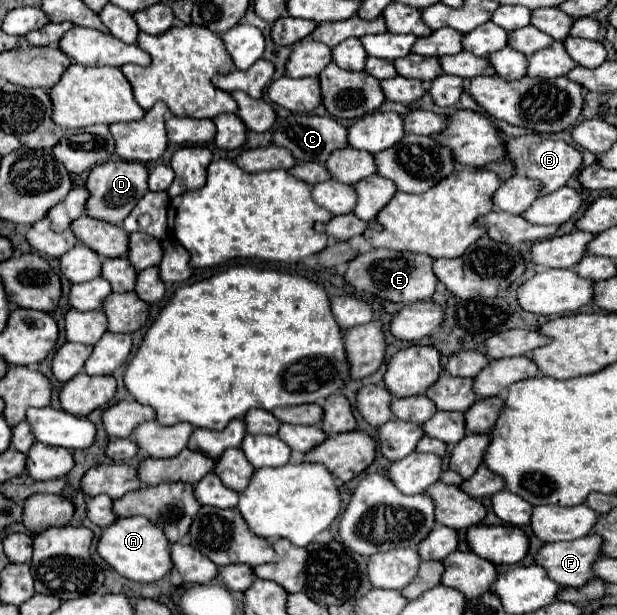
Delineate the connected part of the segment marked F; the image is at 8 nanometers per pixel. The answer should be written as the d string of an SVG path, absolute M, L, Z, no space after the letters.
M587 534L579 540L543 544L535 556L535 564L541 566L551 580L569 588L581 588L593 578L593 562L599 558L601 536Z

